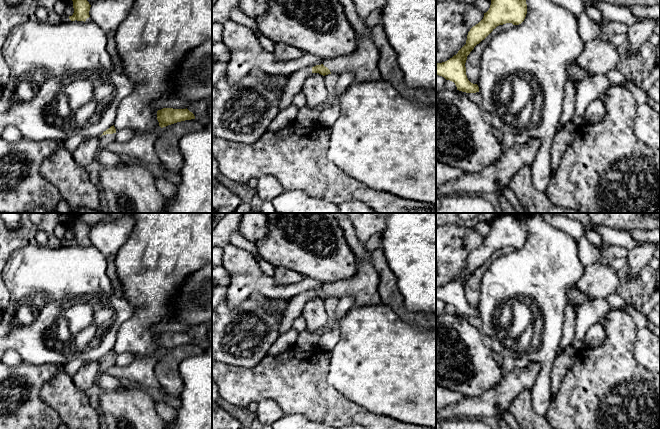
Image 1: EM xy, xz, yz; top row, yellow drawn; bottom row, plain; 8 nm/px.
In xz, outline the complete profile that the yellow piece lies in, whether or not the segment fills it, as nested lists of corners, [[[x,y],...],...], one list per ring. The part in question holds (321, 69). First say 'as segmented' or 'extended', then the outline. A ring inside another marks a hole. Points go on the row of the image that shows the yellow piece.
extended | [[[323,64],[314,67],[306,67],[291,73],[285,82],[280,99],[279,111],[286,109],[291,103],[293,97],[302,91],[304,81],[312,74],[319,73],[323,76],[331,74],[330,70]]]

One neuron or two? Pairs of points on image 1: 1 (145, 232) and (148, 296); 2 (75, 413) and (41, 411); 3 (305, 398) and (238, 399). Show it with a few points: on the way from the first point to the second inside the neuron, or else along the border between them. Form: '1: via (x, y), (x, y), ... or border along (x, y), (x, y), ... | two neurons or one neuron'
1: via (148, 248), (148, 280) | one neuron
2: border along (41, 394), (41, 398), (60, 418) | two neurons
3: via (288, 391), (255, 391) | one neuron

